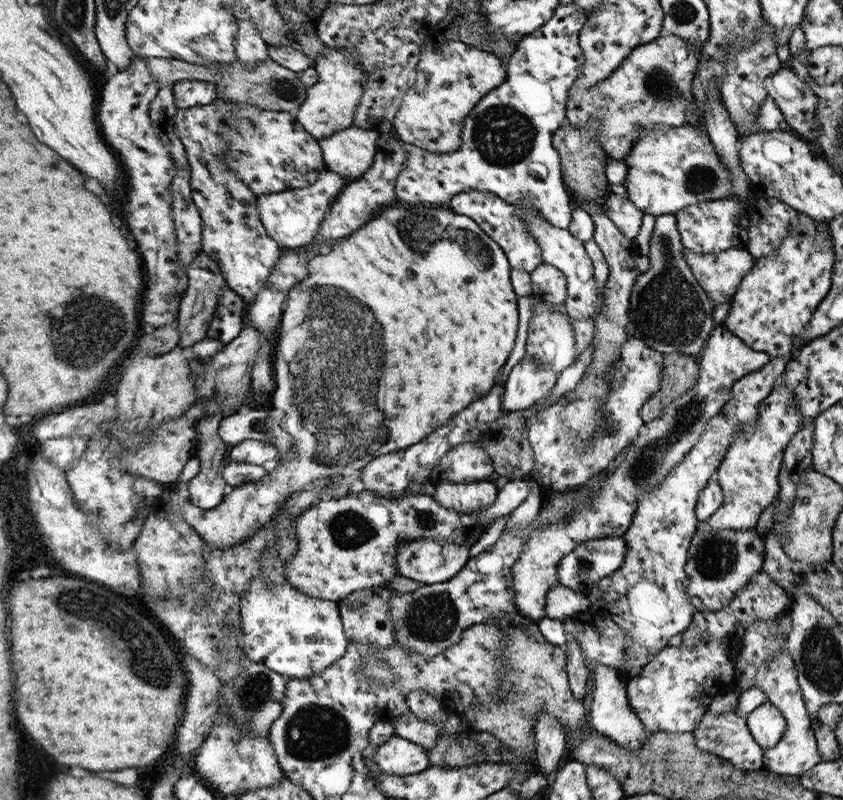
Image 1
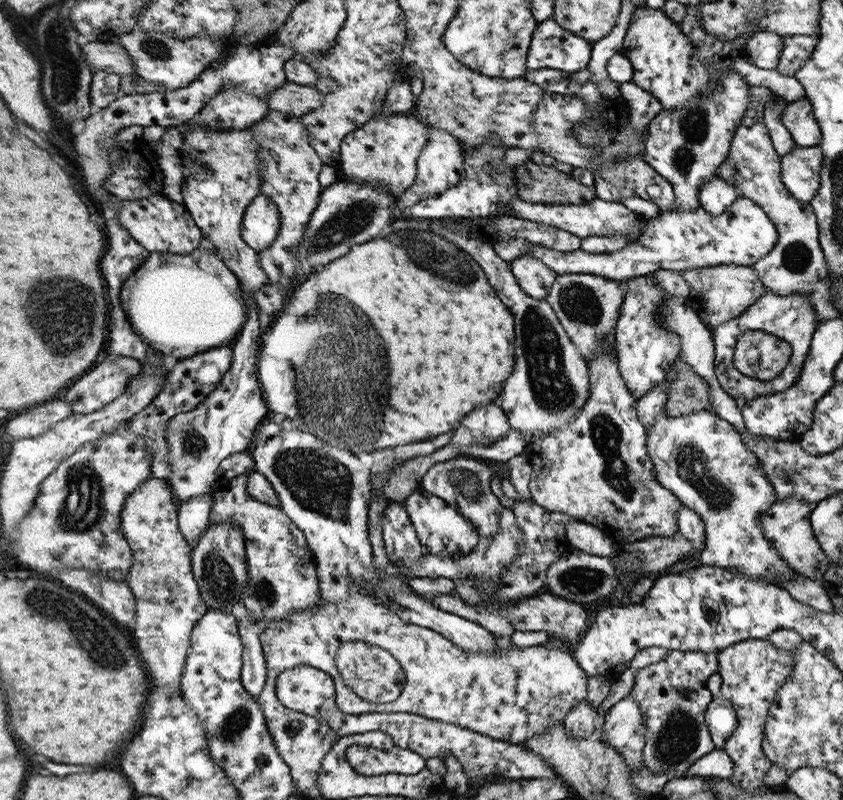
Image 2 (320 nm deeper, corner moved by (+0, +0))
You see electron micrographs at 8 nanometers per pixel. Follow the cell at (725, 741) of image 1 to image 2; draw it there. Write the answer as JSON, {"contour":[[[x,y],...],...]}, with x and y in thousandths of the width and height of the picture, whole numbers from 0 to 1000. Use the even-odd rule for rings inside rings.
{"contour":[[[855,813],[845,815],[795,814],[784,828],[771,830],[771,833],[754,840],[752,860],[750,860],[746,870],[752,876],[757,876],[759,889],[766,899],[769,915],[766,915],[763,935],[763,955],[773,965],[809,971],[832,945],[852,936],[845,928],[835,893],[840,888],[840,880],[848,874],[845,866],[837,861],[837,853],[845,843],[854,840],[854,834],[852,834],[852,816],[854,815]]]}

